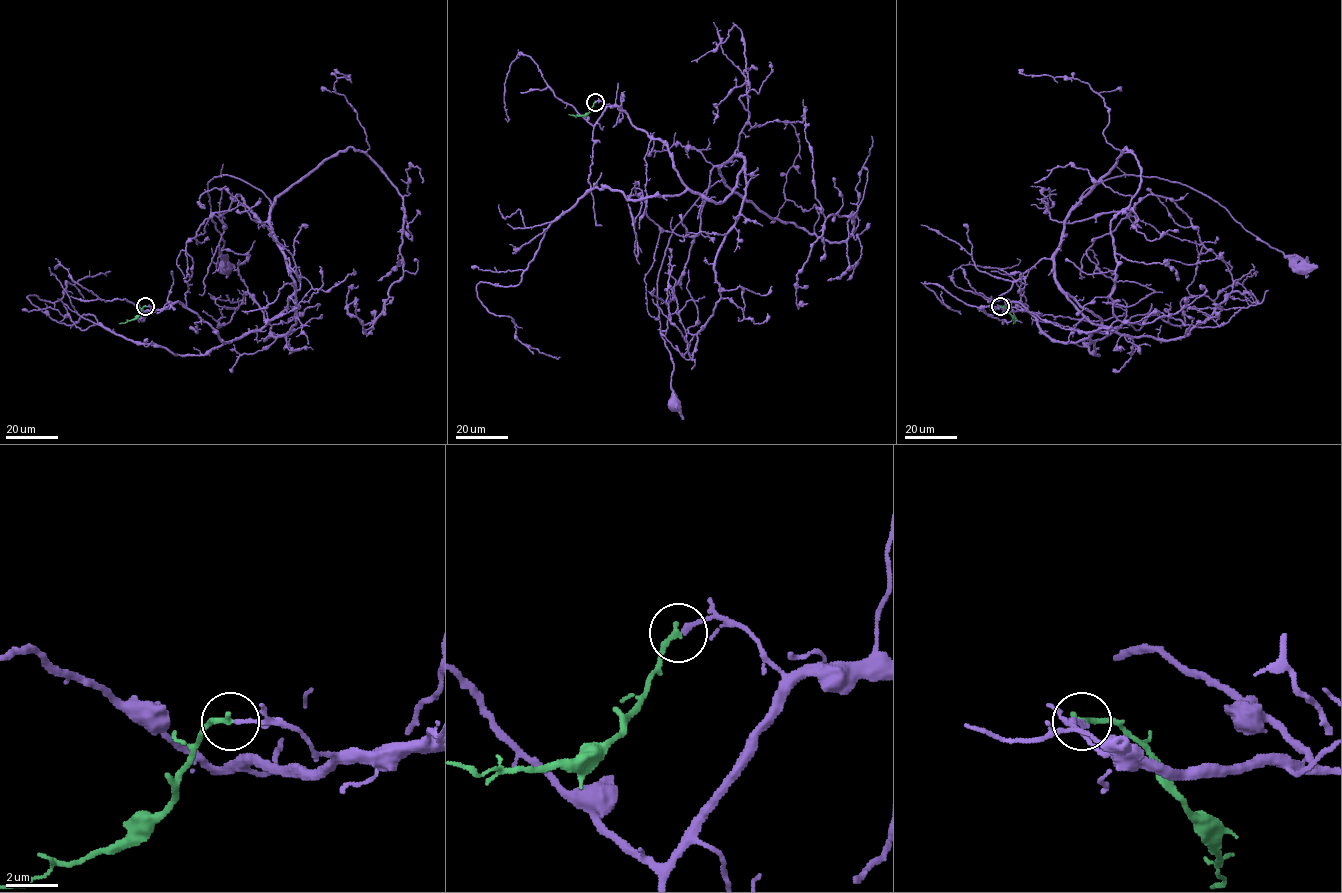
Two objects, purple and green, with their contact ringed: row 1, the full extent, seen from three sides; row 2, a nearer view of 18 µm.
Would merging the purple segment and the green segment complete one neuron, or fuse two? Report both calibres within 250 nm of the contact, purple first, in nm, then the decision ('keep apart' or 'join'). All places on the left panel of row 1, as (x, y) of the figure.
calibres 180 and 240 nm; join

